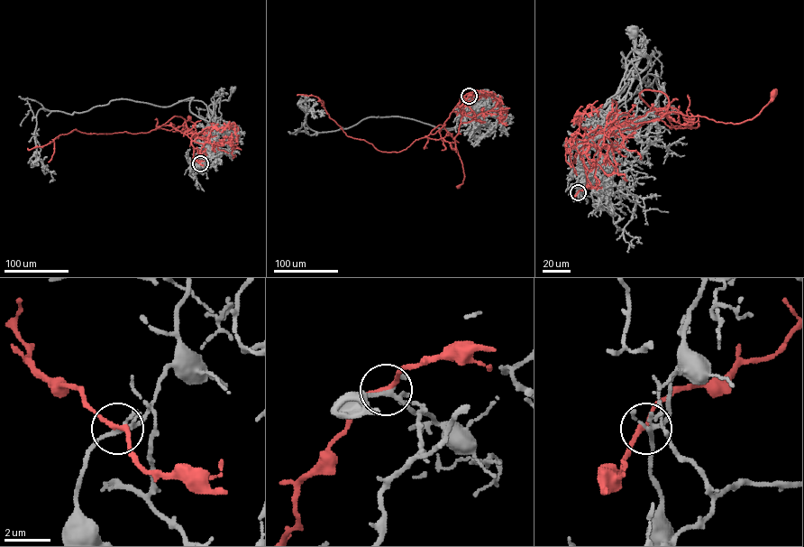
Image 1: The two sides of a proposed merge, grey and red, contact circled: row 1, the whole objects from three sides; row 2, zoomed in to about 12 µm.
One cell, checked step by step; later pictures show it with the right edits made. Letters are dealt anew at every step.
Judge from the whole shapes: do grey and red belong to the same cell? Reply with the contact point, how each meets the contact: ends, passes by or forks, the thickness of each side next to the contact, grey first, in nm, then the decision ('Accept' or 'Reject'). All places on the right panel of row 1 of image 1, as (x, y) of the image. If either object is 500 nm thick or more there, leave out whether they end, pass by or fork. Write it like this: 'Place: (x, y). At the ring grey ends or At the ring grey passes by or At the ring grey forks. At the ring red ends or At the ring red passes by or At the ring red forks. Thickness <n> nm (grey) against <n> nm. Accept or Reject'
Place: (578, 192). At the ring grey forks. At the ring red passes by. Thickness 150 nm (grey) against 180 nm. Reject

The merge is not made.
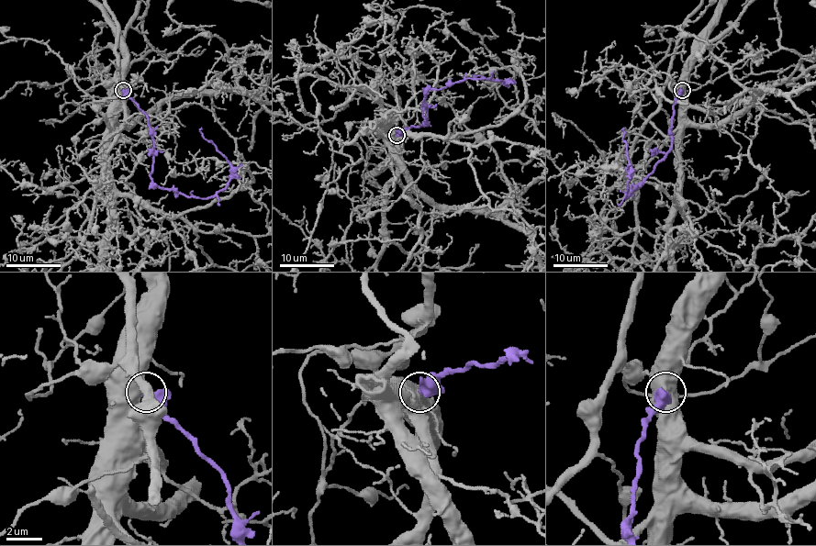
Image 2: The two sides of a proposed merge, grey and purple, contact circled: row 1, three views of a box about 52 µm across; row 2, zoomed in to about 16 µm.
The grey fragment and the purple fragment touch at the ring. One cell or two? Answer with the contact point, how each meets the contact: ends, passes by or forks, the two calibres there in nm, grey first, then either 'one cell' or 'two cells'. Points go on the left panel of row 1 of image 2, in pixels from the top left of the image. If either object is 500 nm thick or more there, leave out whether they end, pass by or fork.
place (123, 90); calibres 650 and 650 nm; two cells

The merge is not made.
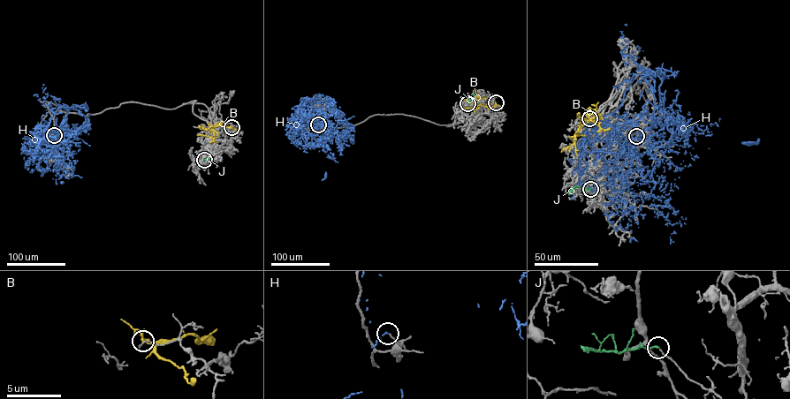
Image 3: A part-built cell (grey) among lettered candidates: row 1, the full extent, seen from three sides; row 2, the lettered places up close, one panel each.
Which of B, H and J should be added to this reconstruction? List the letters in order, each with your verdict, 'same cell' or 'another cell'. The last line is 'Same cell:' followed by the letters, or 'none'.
B: another cell
H: another cell
J: same cell
Same cell: J

